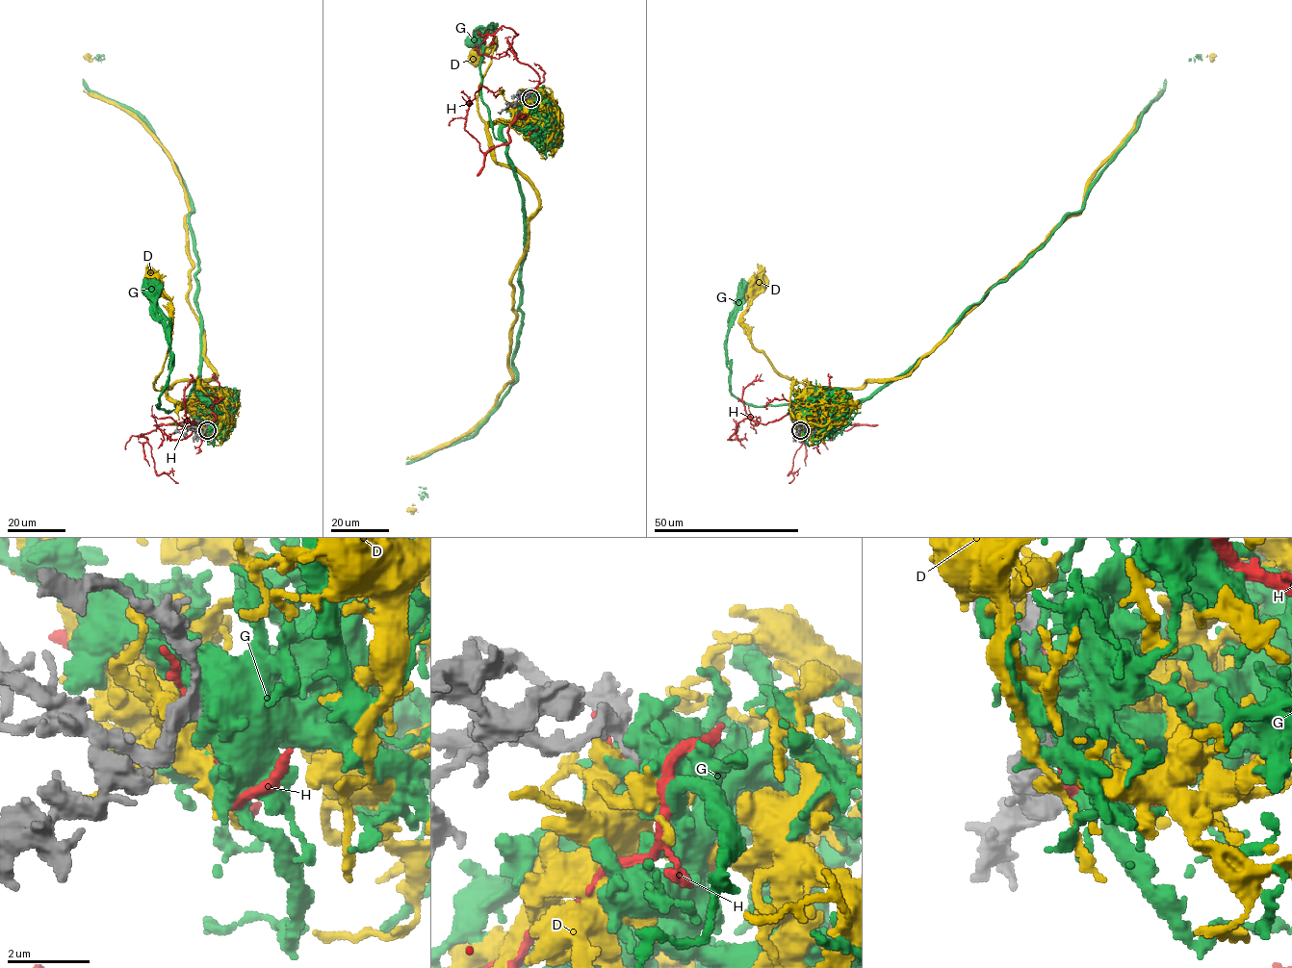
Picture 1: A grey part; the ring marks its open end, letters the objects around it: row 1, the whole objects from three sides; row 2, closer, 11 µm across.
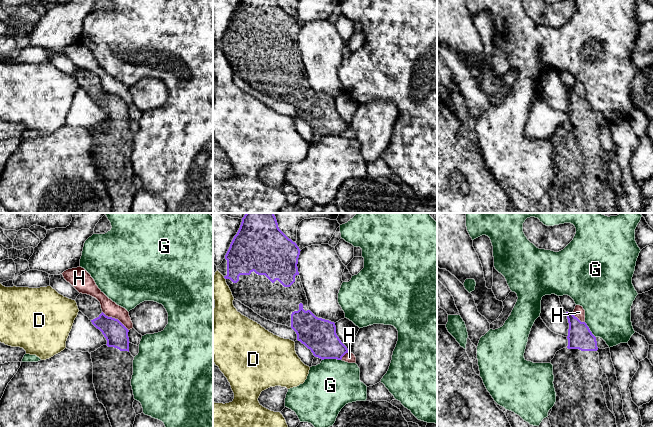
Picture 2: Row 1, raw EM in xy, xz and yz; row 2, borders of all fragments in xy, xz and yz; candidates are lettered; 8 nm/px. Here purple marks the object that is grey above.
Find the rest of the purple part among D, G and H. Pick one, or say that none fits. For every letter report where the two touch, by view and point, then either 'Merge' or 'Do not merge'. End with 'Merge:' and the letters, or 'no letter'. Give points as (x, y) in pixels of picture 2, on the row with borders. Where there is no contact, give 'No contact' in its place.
D: Touches purple at xz (224, 277). Do not merge
G: Touches purple at xz (331, 358). Do not merge
H: Touches purple at xy (114, 318). Do not merge
Merge: no letter

